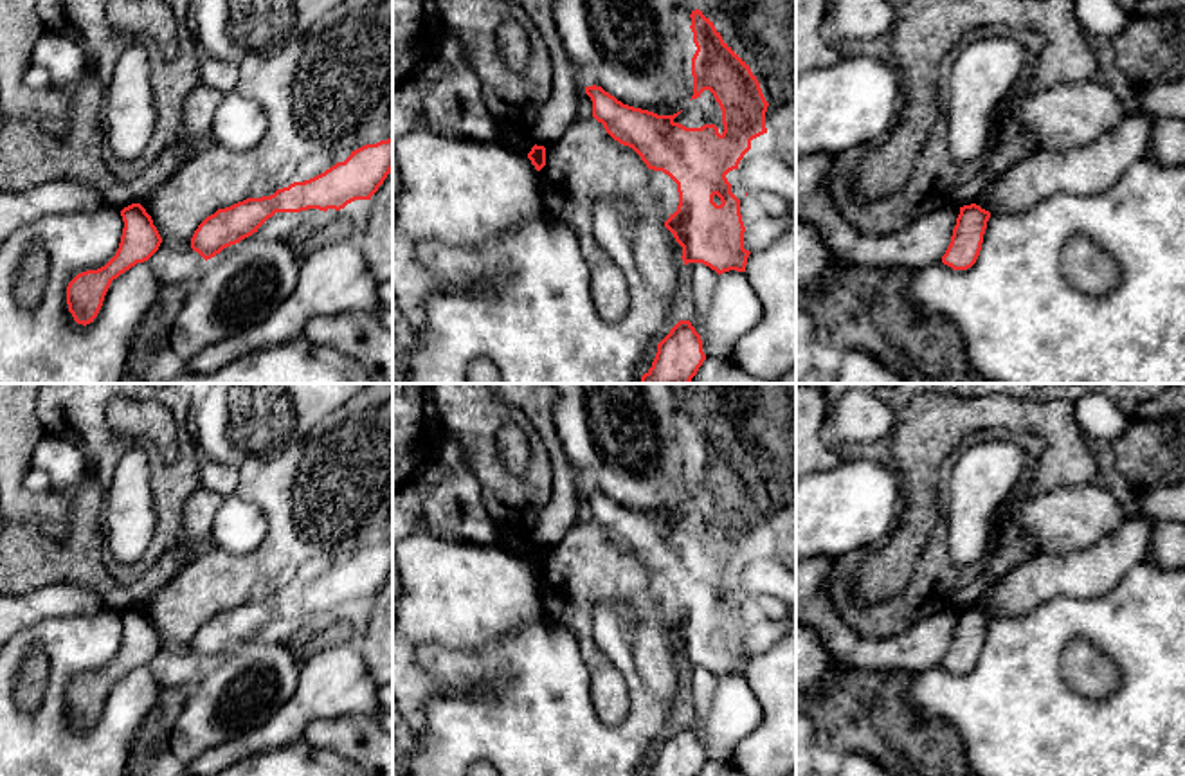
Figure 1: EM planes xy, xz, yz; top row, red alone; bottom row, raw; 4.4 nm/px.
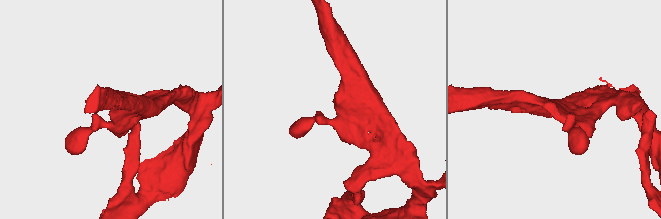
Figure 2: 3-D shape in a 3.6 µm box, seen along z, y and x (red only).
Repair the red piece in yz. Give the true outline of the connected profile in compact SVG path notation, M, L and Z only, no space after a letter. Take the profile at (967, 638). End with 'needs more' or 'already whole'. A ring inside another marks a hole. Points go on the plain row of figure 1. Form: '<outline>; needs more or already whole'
M976 607L960 610L951 646L942 659L942 666L953 673L971 672L980 659L989 621L991 616Z; already whole

